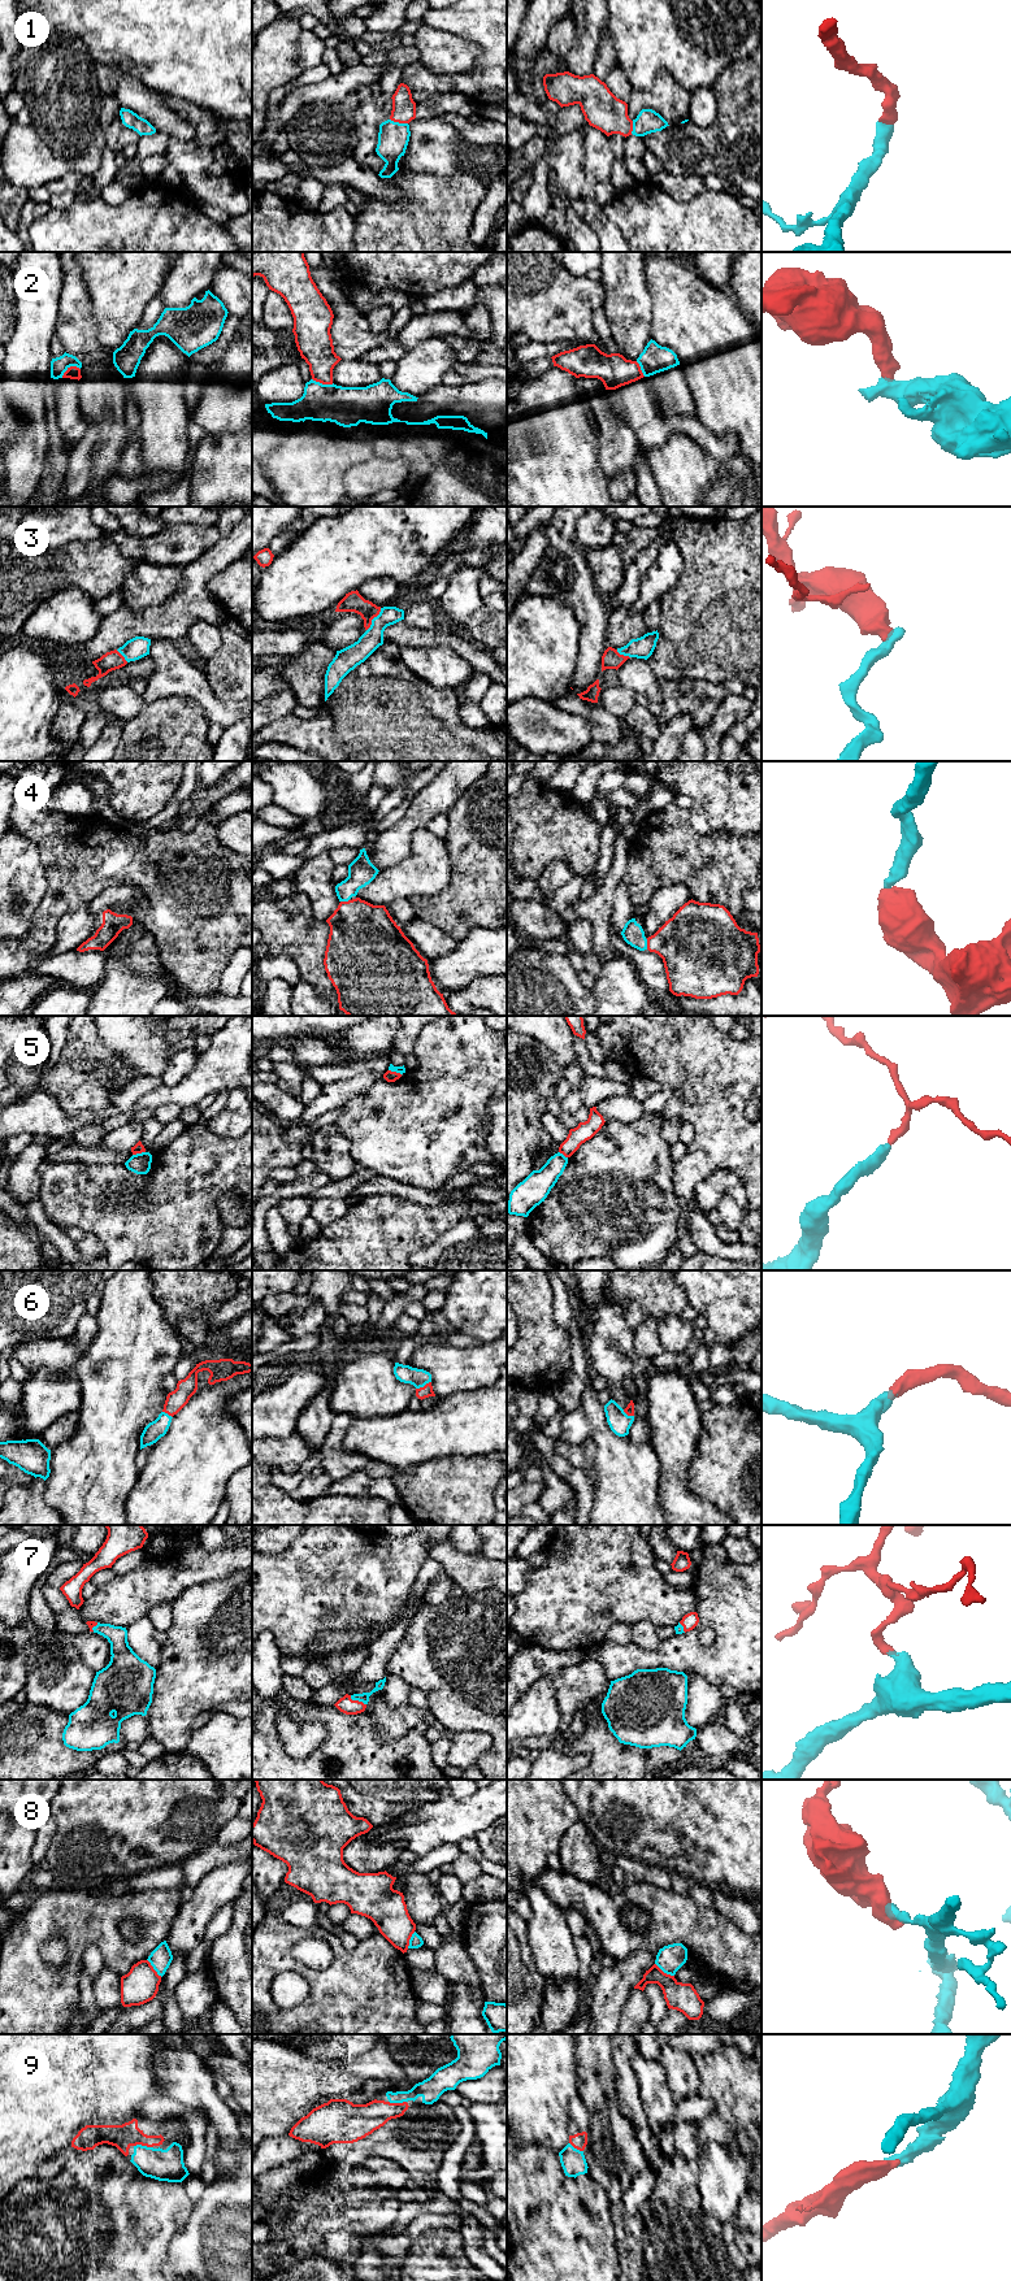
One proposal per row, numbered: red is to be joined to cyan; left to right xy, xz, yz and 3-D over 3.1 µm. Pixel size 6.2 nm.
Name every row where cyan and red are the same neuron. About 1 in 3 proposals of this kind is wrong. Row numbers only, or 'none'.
1, 3, 4, 6, 7, 9

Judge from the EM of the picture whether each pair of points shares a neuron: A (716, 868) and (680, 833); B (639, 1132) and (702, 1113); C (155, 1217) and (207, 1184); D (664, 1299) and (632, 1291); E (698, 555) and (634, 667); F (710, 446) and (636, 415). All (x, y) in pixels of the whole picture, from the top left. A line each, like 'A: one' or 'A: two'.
A: one
B: two
C: one
D: one
E: two
F: one

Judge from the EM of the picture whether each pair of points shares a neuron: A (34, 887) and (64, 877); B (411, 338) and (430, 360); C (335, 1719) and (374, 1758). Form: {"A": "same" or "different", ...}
{"A": "different", "B": "different", "C": "same"}

